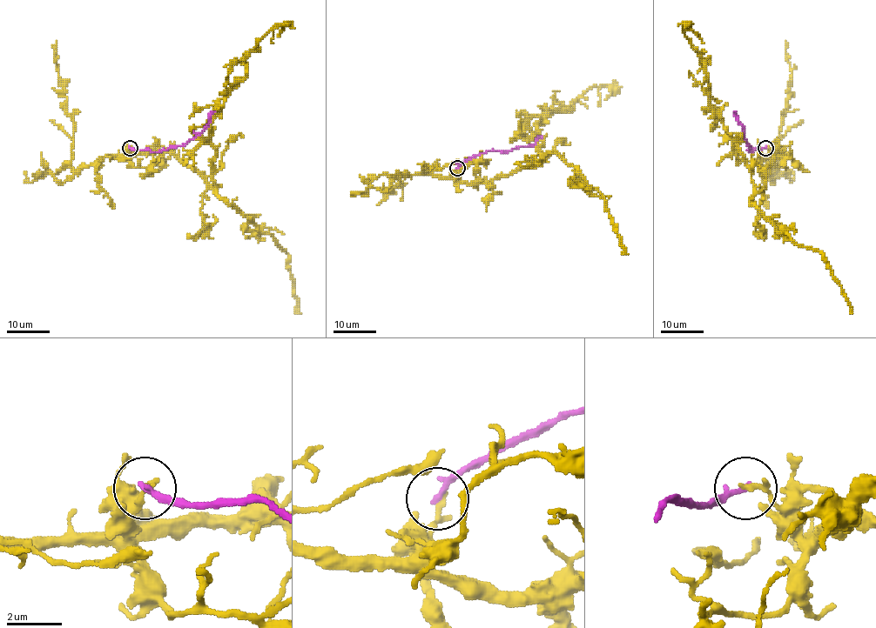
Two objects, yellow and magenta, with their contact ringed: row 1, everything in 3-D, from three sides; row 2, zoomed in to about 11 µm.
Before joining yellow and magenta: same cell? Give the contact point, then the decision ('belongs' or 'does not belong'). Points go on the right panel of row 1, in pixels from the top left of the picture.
place (765, 148); does not belong

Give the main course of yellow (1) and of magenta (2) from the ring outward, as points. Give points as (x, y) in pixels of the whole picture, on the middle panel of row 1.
1: (456, 169), (468, 183), (536, 168), (536, 124), (594, 86), (607, 86), (604, 100)
2: (456, 168), (466, 160), (490, 150), (509, 151), (530, 146), (542, 136)

